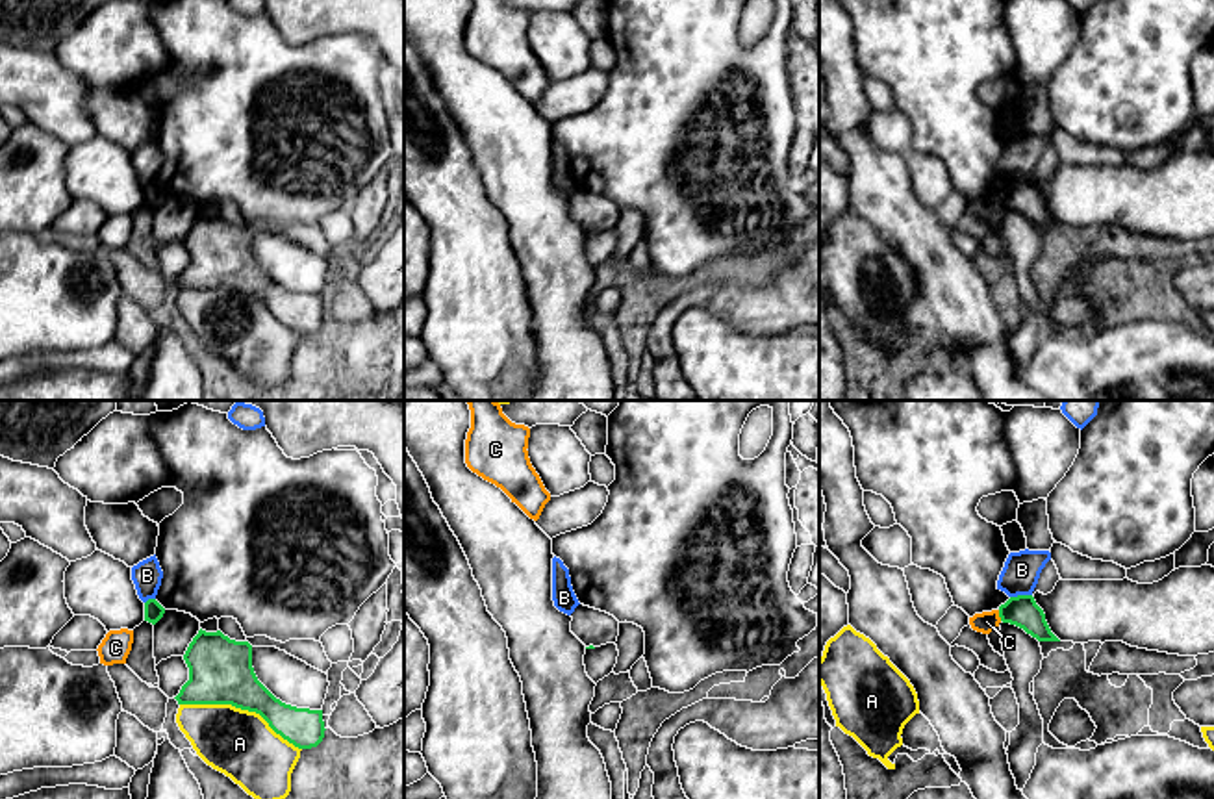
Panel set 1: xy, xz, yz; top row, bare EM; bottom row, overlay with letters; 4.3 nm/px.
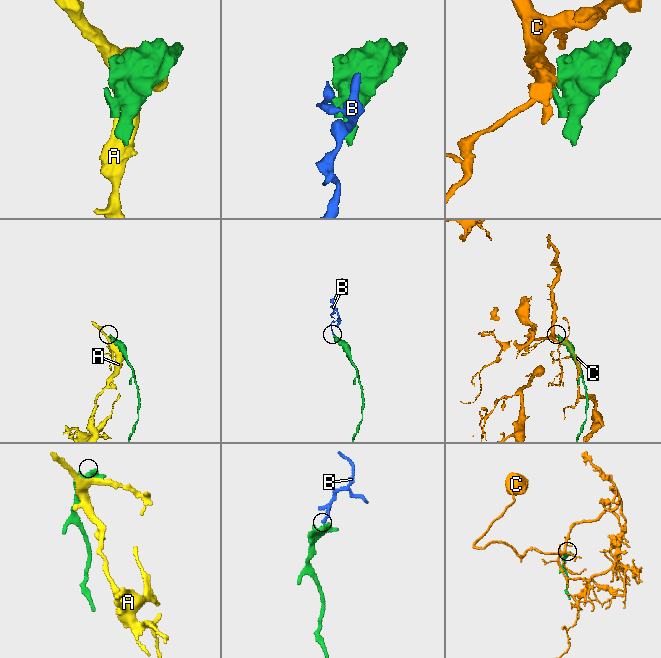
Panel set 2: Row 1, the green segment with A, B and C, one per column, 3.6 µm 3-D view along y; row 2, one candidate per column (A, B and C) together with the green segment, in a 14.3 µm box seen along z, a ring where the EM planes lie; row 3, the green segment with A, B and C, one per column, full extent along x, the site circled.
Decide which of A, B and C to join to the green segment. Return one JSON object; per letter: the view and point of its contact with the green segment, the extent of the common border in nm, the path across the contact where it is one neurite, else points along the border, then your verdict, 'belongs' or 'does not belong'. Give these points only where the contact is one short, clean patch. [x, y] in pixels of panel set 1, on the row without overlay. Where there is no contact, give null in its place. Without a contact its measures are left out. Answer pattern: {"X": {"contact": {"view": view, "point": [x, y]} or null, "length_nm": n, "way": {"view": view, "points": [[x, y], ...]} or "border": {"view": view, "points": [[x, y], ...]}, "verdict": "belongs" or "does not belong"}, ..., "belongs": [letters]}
{"A": {"contact": {"view": "xy", "point": [241, 293]}, "length_nm": 550, "verdict": "does not belong"}, "B": {"contact": {"view": "yz", "point": [1020, 180]}, "length_nm": 100, "border": {"view": "yz", "points": [[1031, 178], [1011, 182]]}, "verdict": "does not belong"}, "C": {"contact": {"view": "yz", "point": [999, 201]}, "length_nm": 50, "verdict": "does not belong"}, "belongs": []}

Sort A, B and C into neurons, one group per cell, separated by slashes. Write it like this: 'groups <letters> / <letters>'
groups A / B / C

